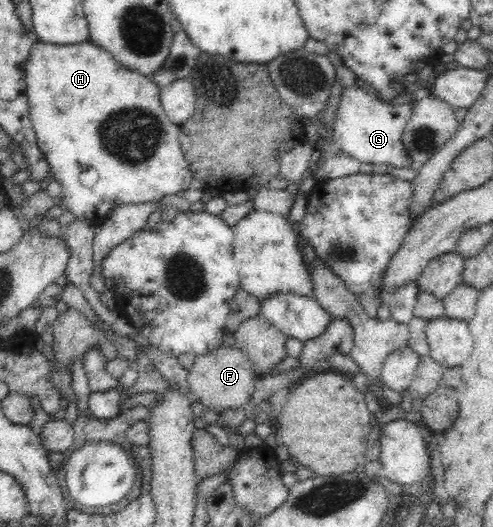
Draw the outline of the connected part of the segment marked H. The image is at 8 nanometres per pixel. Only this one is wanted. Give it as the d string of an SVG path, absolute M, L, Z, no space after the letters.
M89 39L77 42L77 44L51 44L50 42L37 40L31 46L29 53L24 68L29 116L32 120L37 145L43 151L54 179L58 180L62 187L59 197L63 200L62 206L66 210L71 210L76 218L88 218L91 223L96 224L100 219L105 218L107 212L111 208L115 208L117 204L139 204L141 202L160 201L167 194L179 195L179 190L187 190L189 188L189 182L191 182L191 178L194 176L189 170L187 160L183 157L183 151L181 150L181 145L179 145L180 125L171 122L165 114L159 100L161 88L151 81L149 77L117 63L111 52L101 48L101 46L97 46Z

